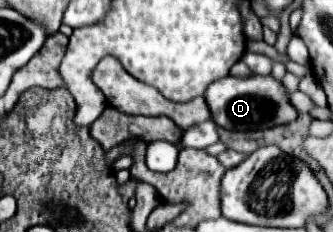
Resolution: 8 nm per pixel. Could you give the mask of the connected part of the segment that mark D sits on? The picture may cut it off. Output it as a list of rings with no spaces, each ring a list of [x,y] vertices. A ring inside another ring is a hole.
[[[252,74],[248,78],[226,76],[218,82],[212,82],[204,94],[210,104],[210,112],[214,122],[226,130],[264,130],[282,124],[290,124],[298,118],[296,108],[288,98],[288,90],[274,76],[258,76]]]

